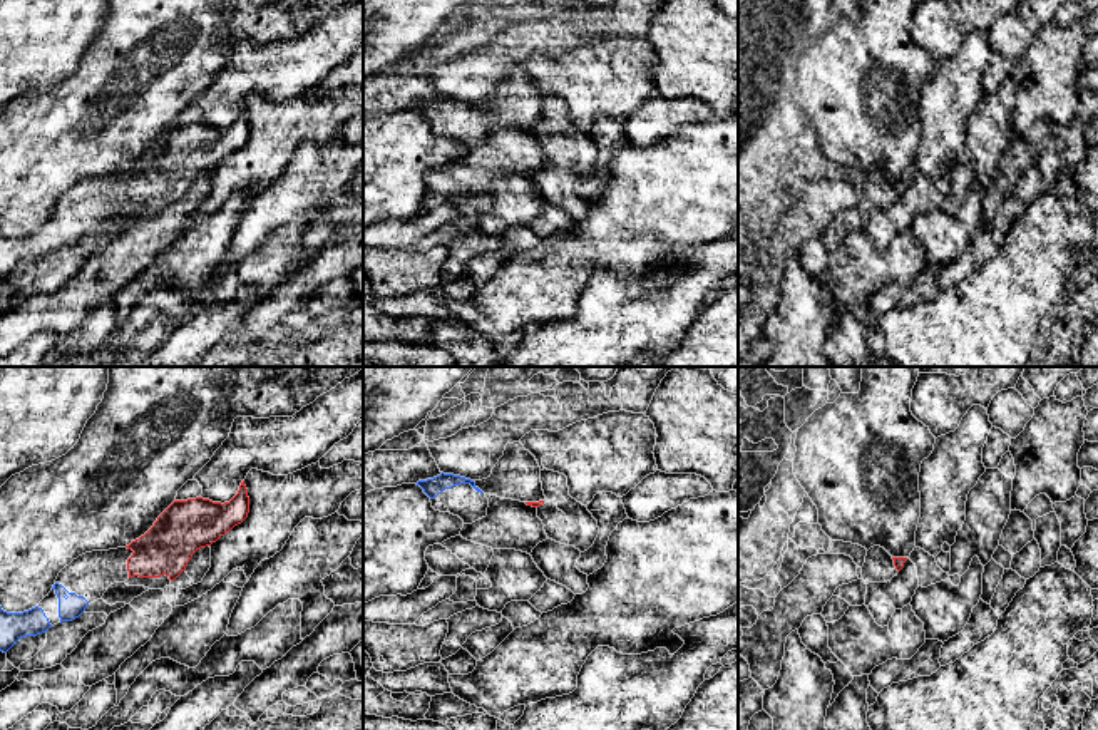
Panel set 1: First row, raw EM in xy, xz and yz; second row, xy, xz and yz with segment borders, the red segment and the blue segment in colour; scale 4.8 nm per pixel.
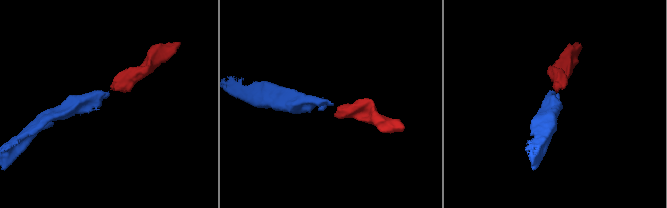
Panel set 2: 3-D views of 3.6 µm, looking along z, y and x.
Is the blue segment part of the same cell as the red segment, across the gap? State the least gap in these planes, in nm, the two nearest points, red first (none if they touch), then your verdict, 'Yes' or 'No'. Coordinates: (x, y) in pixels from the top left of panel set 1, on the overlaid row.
Distance 220 nm. Across: xz (526, 503), (482, 493). Yes

